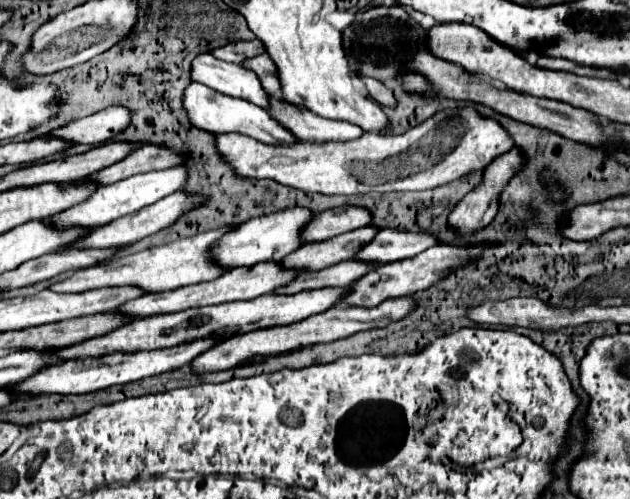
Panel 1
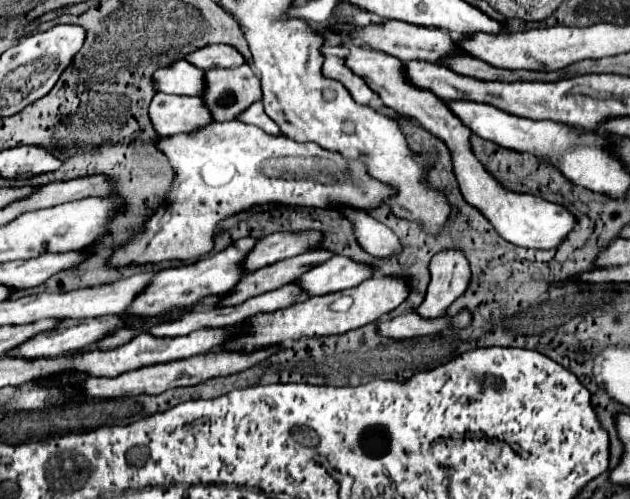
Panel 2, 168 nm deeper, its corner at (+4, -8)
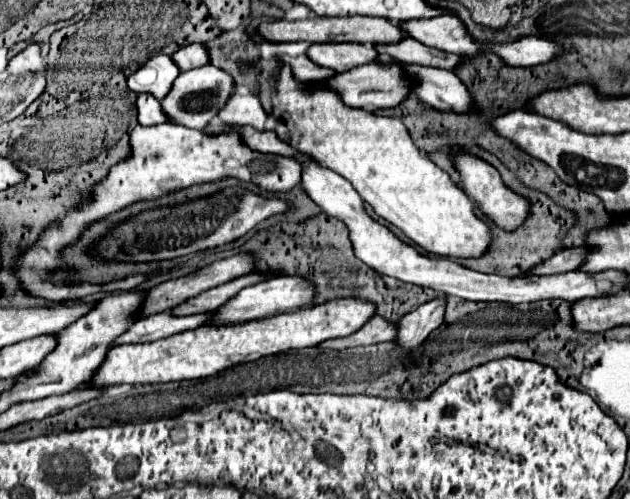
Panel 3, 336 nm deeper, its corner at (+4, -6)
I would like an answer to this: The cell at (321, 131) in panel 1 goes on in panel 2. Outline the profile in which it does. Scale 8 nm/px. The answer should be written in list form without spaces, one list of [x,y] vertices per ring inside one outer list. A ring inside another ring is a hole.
[[[255,102],[251,104],[243,114],[239,114],[239,120],[245,122],[245,124],[253,124],[253,126],[259,126],[261,130],[265,130],[267,134],[273,134],[273,136],[281,136],[279,132],[279,126],[265,114],[263,110],[263,102]]]

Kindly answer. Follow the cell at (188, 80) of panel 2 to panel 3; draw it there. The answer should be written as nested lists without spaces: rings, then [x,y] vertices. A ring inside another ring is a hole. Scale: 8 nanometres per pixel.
[[[159,54],[149,58],[137,72],[133,72],[127,78],[127,86],[137,94],[147,92],[161,100],[167,90],[171,90],[175,76],[179,76],[179,70],[175,68],[173,60],[165,54]]]

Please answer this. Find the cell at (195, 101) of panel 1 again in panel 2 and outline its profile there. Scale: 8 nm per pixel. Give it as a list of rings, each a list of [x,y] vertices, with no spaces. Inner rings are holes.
[[[157,92],[149,106],[151,122],[155,122],[155,130],[161,136],[173,134],[191,134],[205,126],[215,124],[211,110],[205,106],[199,96],[175,96]]]

